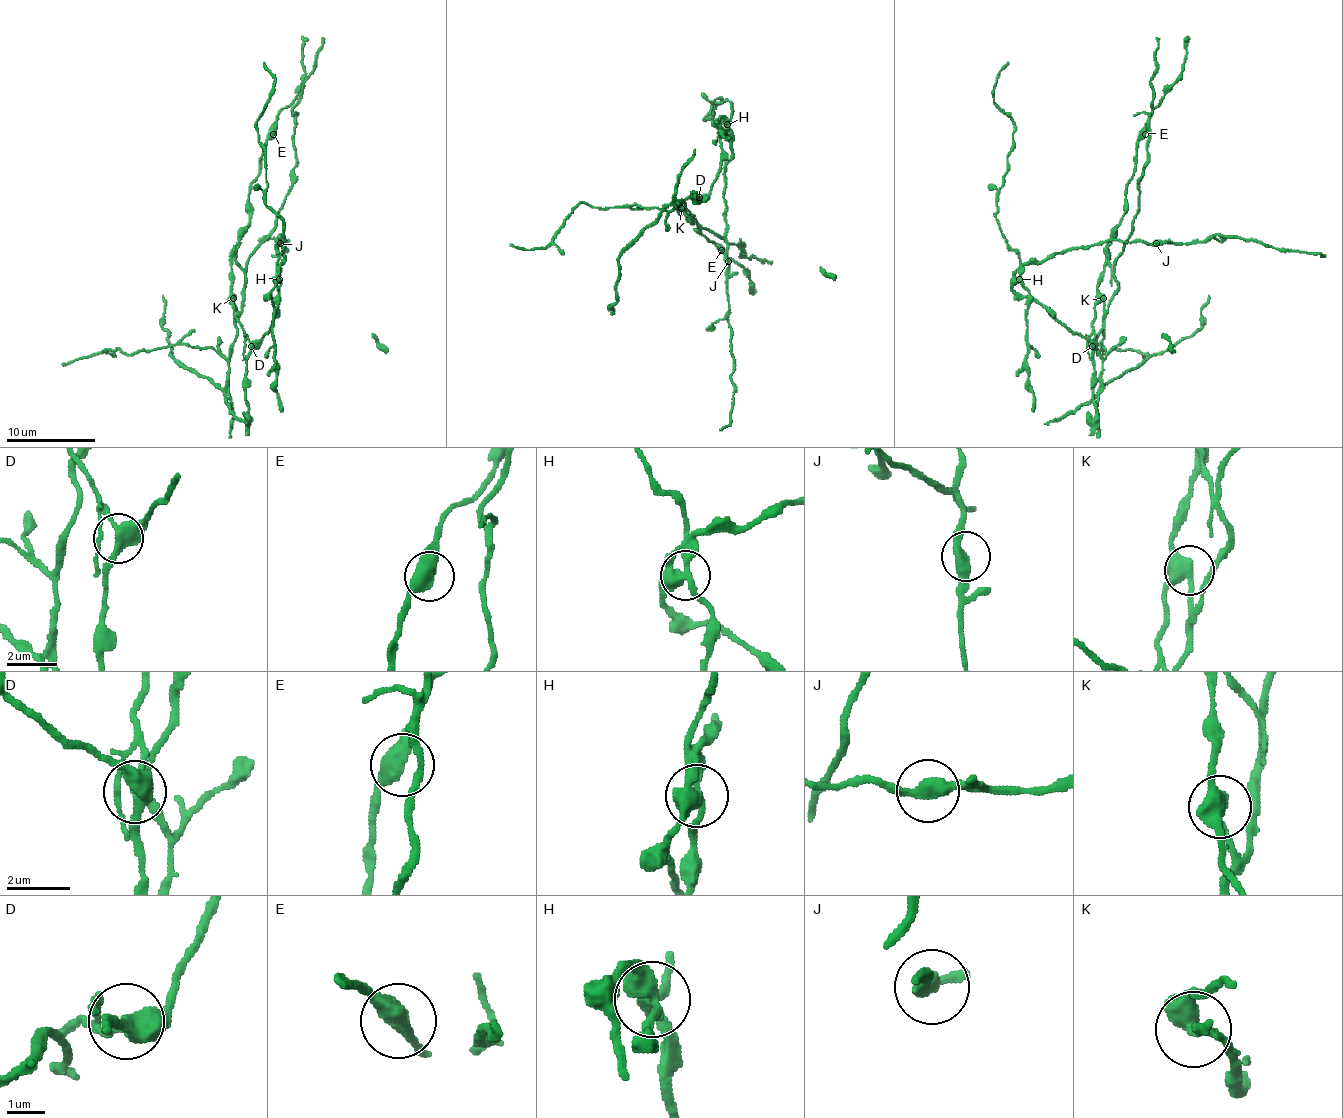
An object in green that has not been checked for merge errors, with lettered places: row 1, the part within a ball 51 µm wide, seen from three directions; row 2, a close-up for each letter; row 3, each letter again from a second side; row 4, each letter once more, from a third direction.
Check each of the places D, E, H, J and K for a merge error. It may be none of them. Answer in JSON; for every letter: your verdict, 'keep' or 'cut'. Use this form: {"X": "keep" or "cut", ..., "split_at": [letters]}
{"D": "keep", "E": "keep", "H": "cut", "J": "keep", "K": "cut", "split_at": ["H", "K"]}

